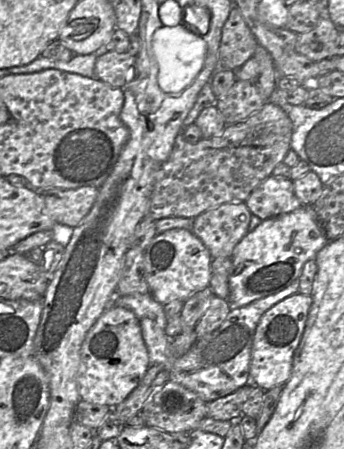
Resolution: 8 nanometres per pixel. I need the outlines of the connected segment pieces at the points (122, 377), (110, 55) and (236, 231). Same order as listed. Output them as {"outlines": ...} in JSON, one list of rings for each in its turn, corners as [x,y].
{"outlines":[[[[110,304],[82,343],[77,376],[79,396],[84,401],[114,408],[139,385],[149,367],[138,318],[128,308]]],[[[107,51],[97,57],[95,76],[112,87],[123,88],[139,77],[137,56],[126,52]]],[[[245,202],[223,203],[196,216],[191,231],[204,243],[212,258],[231,258],[235,246],[249,232],[251,215]]]]}

